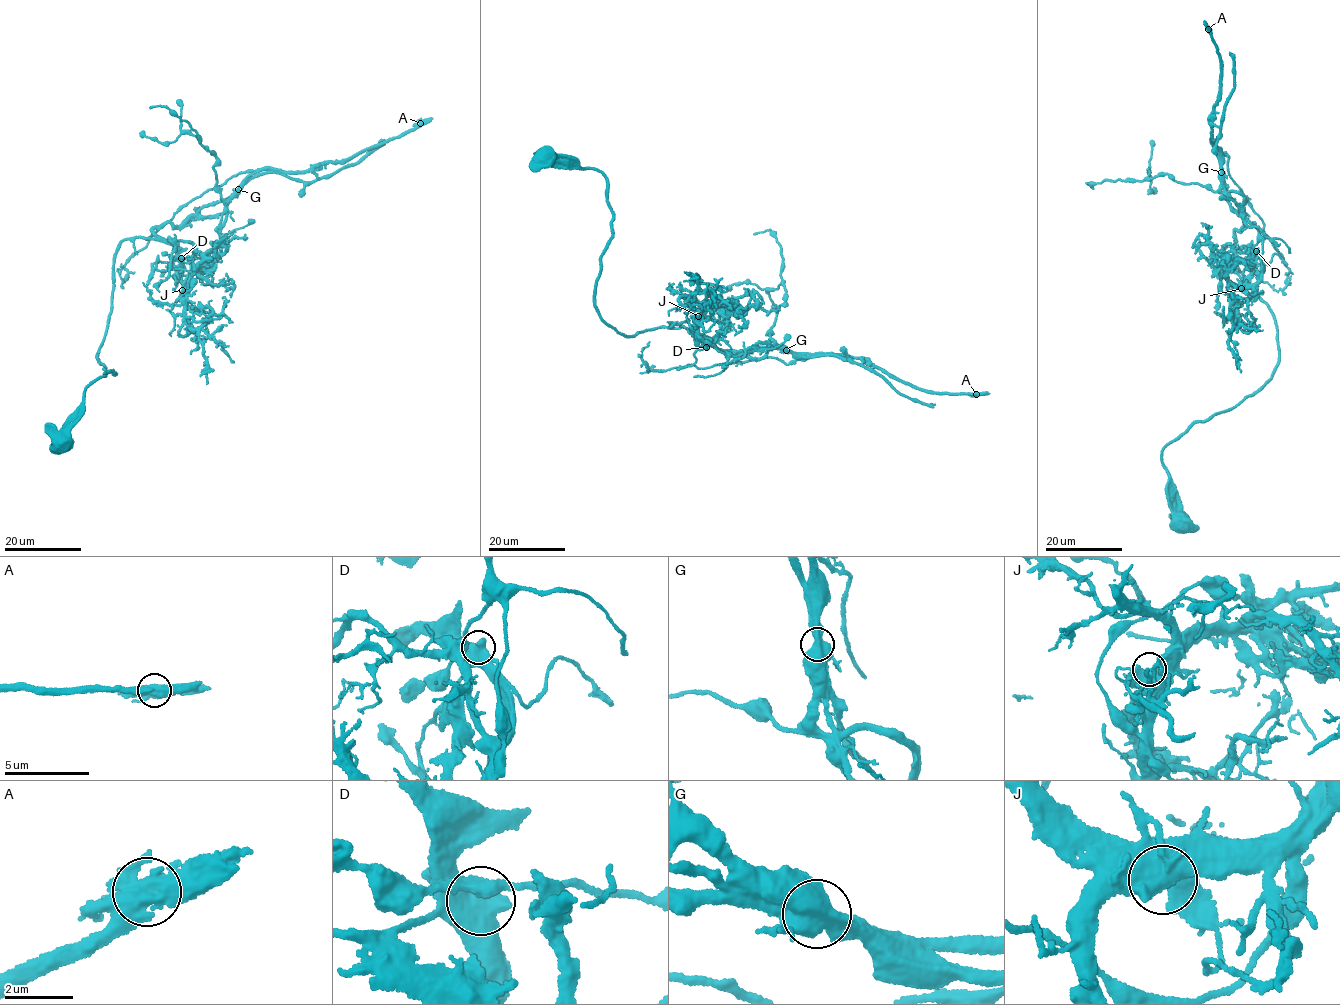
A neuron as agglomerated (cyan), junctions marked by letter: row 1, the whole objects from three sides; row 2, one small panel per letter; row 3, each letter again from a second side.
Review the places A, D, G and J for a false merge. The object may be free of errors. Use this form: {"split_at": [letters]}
{"split_at": ["G"]}

